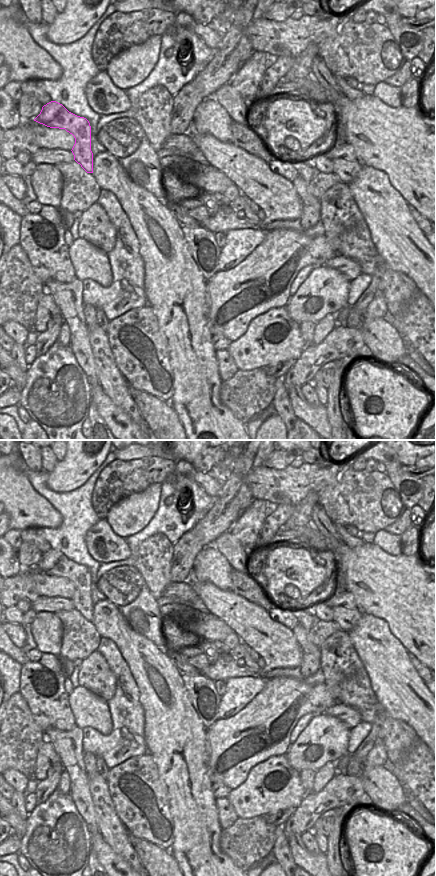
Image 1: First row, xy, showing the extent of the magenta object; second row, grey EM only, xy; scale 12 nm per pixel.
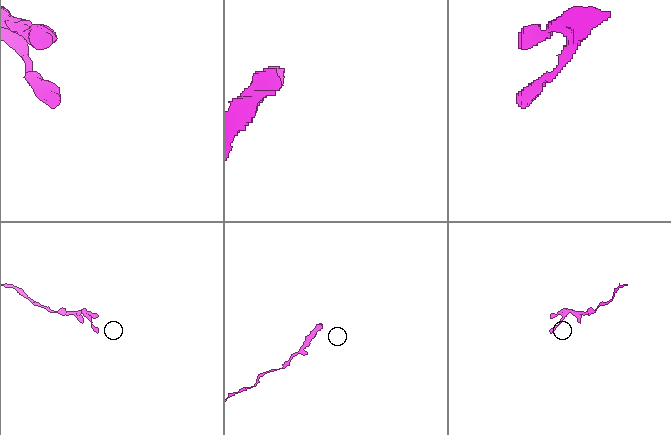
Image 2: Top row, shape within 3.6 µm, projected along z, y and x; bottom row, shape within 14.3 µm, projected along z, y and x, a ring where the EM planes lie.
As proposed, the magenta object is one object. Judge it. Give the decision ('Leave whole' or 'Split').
Leave whole.

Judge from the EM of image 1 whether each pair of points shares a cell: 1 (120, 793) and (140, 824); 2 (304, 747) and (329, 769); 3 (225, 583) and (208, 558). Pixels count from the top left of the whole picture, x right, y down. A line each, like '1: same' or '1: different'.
1: same
2: different
3: same

